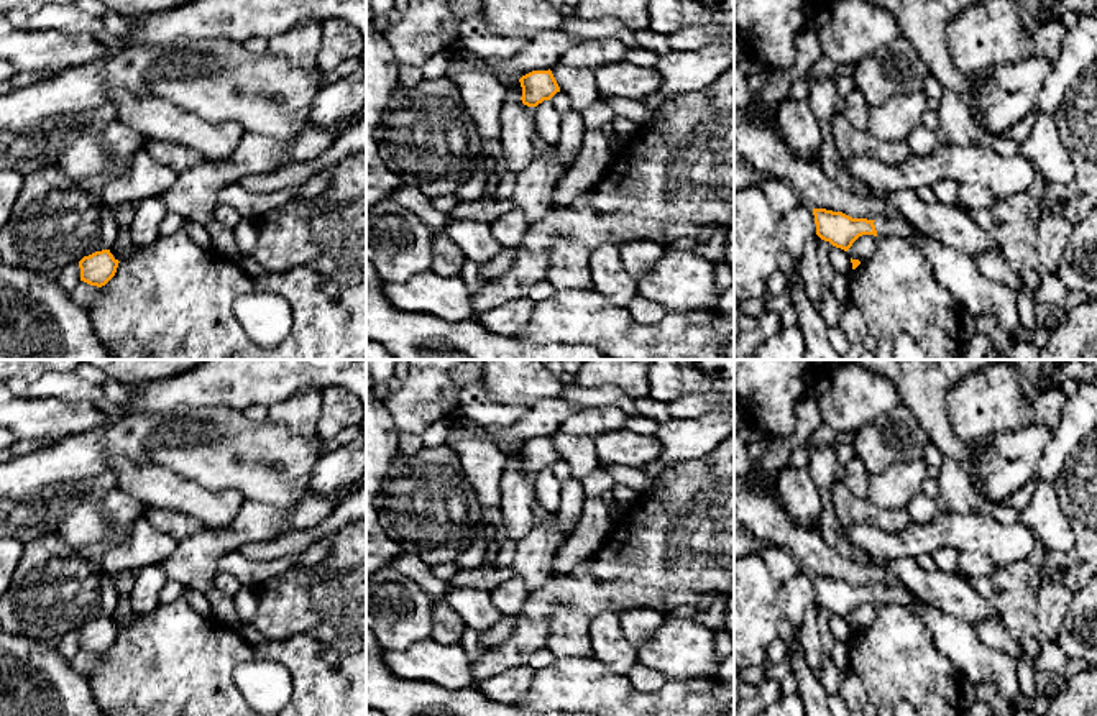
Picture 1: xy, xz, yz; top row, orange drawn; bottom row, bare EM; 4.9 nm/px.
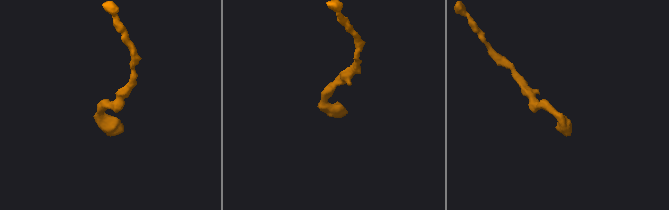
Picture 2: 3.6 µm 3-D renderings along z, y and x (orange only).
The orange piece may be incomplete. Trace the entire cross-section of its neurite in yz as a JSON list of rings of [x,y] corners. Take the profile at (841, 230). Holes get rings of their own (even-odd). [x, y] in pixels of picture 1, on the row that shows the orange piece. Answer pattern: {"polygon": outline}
{"polygon": [[[813,209],[813,215],[816,235],[844,251],[862,235],[910,238],[916,230],[903,218],[852,218],[842,212],[826,209]]]}

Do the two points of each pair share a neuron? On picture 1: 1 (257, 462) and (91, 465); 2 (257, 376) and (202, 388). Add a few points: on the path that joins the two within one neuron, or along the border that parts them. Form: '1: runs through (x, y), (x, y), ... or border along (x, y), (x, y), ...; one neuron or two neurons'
1: runs through (215, 455), (192, 444), (132, 444); one neuron
2: runs through (243, 376), (229, 376), (215, 381); one neuron

